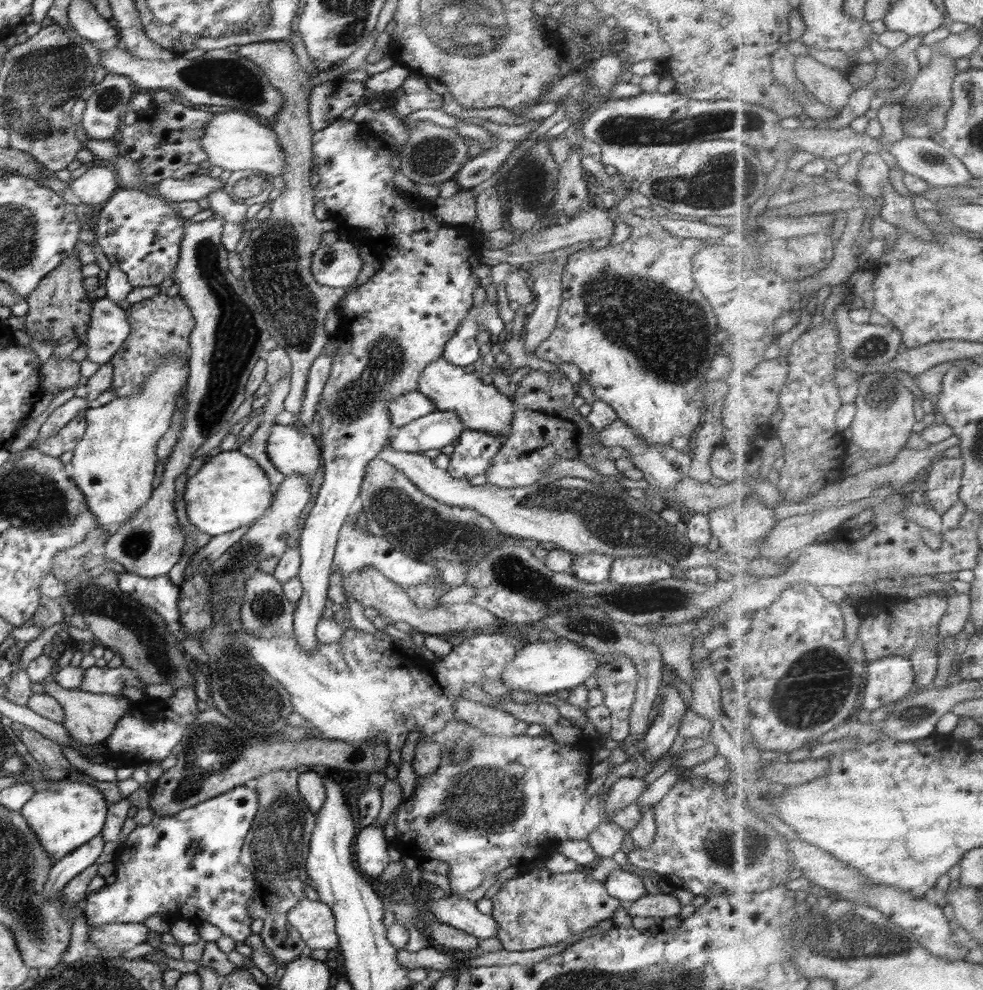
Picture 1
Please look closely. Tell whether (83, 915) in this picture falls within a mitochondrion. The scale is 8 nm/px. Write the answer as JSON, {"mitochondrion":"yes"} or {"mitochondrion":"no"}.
{"mitochondrion":"no"}

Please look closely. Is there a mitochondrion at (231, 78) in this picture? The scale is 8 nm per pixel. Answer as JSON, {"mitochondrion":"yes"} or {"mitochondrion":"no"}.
{"mitochondrion":"yes"}

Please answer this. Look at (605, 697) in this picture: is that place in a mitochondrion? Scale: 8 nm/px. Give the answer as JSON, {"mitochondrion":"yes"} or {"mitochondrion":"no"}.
{"mitochondrion":"no"}

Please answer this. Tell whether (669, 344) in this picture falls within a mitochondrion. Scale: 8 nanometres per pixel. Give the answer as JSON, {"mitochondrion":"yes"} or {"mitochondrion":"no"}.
{"mitochondrion":"yes"}

